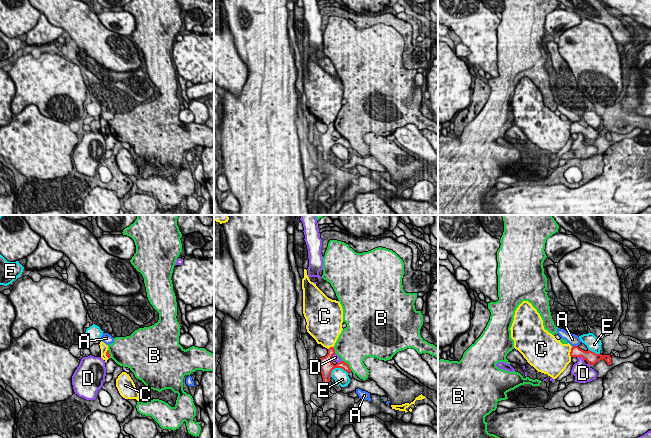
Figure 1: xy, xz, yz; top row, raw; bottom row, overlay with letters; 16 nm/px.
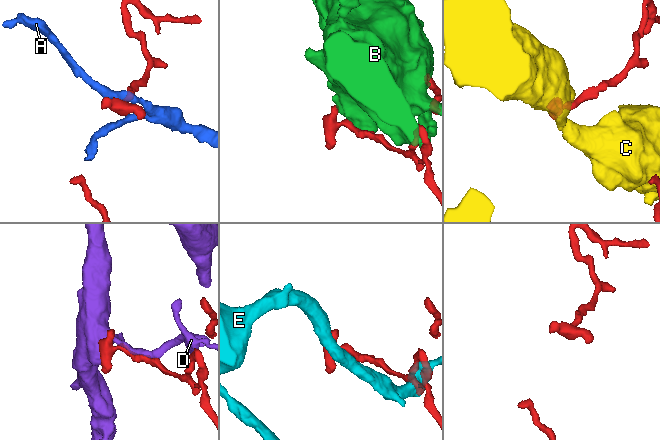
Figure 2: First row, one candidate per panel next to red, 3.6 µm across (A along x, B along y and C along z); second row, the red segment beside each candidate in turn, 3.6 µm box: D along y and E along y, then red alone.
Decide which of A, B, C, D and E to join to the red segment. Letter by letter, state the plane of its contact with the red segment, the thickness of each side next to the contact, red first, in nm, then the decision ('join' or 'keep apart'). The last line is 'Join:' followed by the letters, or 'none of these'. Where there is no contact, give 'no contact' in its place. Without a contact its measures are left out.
A: meets red in yz; 160 nm thick on the red side, 180 nm on the other; keep apart
B: meets red in xz; 120 nm thick on the red side, 460 nm on the other; keep apart
C: meets red in yz; 160 nm thick on the red side, 480 nm on the other; keep apart
D: meets red in yz; 200 nm thick on the red side, 280 nm on the other; keep apart
E: meets red in xz; 240 nm thick on the red side, 240 nm on the other; keep apart
Join: none of these

